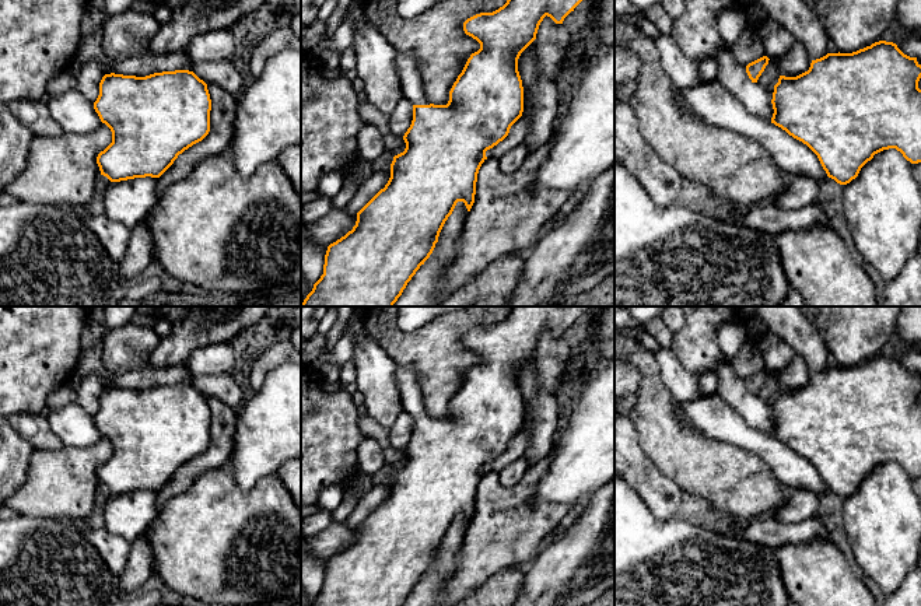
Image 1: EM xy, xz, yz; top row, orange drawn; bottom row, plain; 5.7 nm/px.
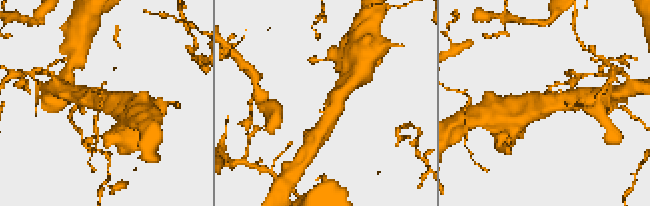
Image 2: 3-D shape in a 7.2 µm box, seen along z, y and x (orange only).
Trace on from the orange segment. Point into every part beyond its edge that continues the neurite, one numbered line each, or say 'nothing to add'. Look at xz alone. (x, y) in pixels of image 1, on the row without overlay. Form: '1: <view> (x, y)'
1: xz (412, 400)

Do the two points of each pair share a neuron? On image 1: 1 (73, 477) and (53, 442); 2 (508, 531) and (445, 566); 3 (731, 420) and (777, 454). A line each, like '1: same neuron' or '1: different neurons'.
1: different neurons
2: different neurons
3: same neuron

